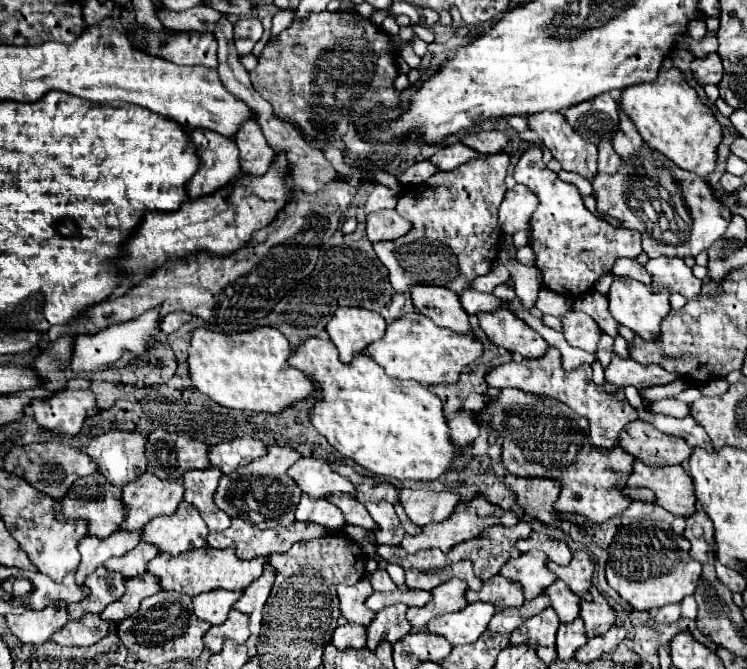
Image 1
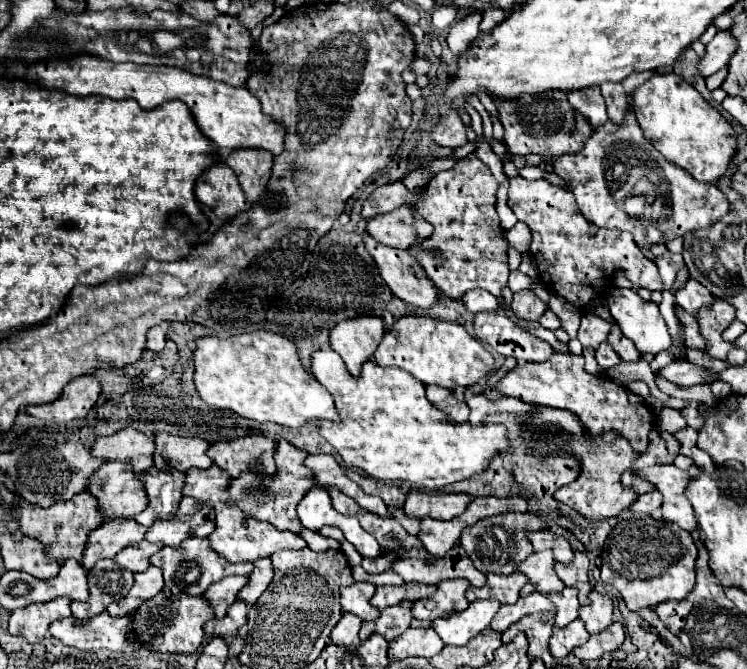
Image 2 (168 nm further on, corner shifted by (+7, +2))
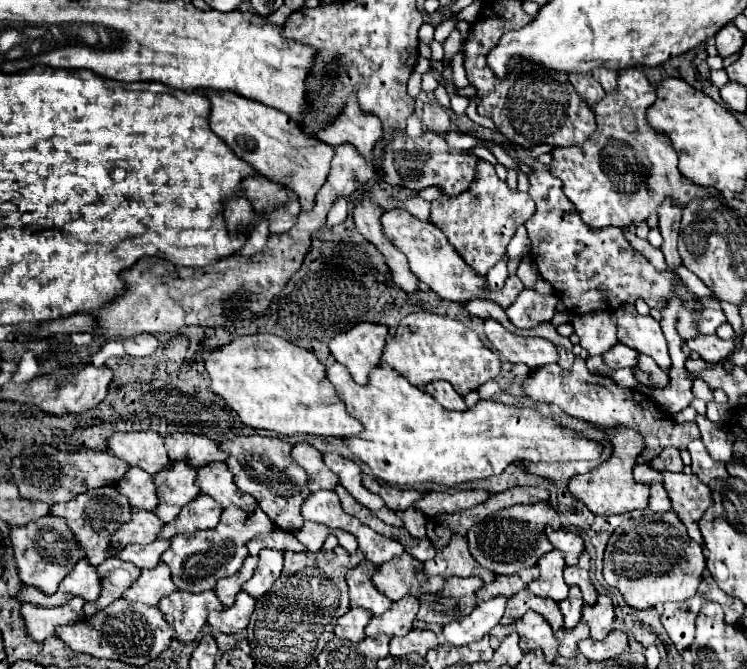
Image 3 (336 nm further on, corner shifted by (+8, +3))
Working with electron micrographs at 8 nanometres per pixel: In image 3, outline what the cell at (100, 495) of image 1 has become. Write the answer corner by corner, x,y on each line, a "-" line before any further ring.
128,468
124,478
114,486
122,496
130,500
132,510
154,510
158,504
154,480
142,468

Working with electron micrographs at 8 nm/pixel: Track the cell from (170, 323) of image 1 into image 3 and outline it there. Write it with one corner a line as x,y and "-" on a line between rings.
142,334
132,340
124,340
124,348
132,356
150,356
156,352
158,346
160,346
160,342
154,334

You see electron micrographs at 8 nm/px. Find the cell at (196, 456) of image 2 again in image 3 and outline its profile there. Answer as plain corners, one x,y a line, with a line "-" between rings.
170,434
166,438
166,450
172,462
180,460
190,468
202,468
204,464
226,460
226,454
216,446
216,442
200,434

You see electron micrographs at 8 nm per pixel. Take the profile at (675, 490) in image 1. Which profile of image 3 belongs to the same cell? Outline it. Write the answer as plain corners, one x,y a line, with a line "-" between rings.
662,472
664,474
664,488
670,496
672,510
680,518
680,522
688,528
688,536
702,544
702,534
698,530
698,520
710,508
712,496
710,488
698,480
696,474
684,472

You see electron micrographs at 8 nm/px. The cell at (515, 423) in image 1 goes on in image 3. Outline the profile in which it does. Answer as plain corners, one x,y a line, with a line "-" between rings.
618,426
618,428
600,428
604,436
612,442
612,454
608,460
604,460
600,466
592,469
592,472
584,475
576,475
568,482
568,490
572,496
582,500
586,508
596,516
612,516
612,514
624,514
632,510
644,510
648,506
648,484
638,484
632,478
632,468
636,464
636,456
642,452
642,436
638,436
634,430

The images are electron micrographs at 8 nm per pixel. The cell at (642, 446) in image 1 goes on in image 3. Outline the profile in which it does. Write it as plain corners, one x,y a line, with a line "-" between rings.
664,448
654,460
648,462
650,468
658,470
658,472
664,472
664,470
670,470
670,472
680,472
682,470
682,458
680,458
680,450
678,448

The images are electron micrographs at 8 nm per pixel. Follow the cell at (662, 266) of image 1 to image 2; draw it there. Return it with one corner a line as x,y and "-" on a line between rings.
689,279
685,287
675,293
675,297
677,297
677,303
683,305
683,309
693,317
697,317
699,309
711,307
711,299
715,299
711,291
707,291
699,281
693,281
693,279

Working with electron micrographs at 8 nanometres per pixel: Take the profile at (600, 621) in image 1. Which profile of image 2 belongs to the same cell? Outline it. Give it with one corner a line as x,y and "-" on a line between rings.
597,591
589,593
589,603
579,607
579,619
585,623
587,631
591,635
605,631
613,621
611,621
613,605
607,595
601,595

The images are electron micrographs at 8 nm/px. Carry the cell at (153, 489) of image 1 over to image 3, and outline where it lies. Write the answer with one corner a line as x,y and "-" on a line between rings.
174,462
168,468
154,474
158,494
158,508
154,510
154,514
162,522
172,522
180,514
182,506
194,500
194,496
198,496
194,476
196,470
180,462

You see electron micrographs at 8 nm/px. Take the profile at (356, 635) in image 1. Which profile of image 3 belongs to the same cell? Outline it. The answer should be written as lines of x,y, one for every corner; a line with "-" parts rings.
350,608
336,624
334,634
340,638
346,638
350,642
358,642
364,638
364,628
370,620
370,612
366,612
364,608

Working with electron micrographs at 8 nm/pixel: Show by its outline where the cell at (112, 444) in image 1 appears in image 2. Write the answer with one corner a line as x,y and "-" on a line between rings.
125,427
109,437
99,437
91,449
91,453
103,461
121,461
129,463
135,473
143,473
153,465
155,441
153,437

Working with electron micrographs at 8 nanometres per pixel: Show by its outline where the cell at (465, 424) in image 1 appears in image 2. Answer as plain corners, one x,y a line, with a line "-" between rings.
449,397
447,401
443,401
443,407
441,407
441,409
447,411
447,413
451,415
451,419
457,421
457,423
469,419
469,407
467,407
465,401
457,401
457,399

